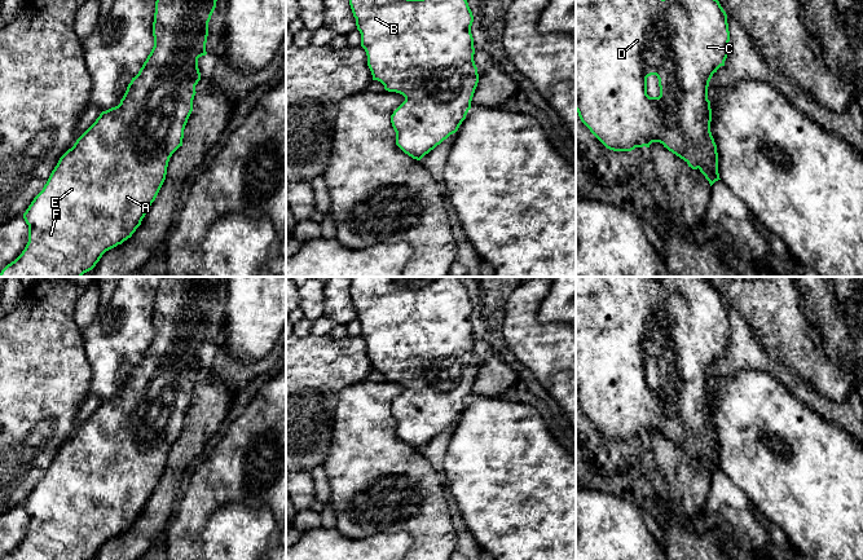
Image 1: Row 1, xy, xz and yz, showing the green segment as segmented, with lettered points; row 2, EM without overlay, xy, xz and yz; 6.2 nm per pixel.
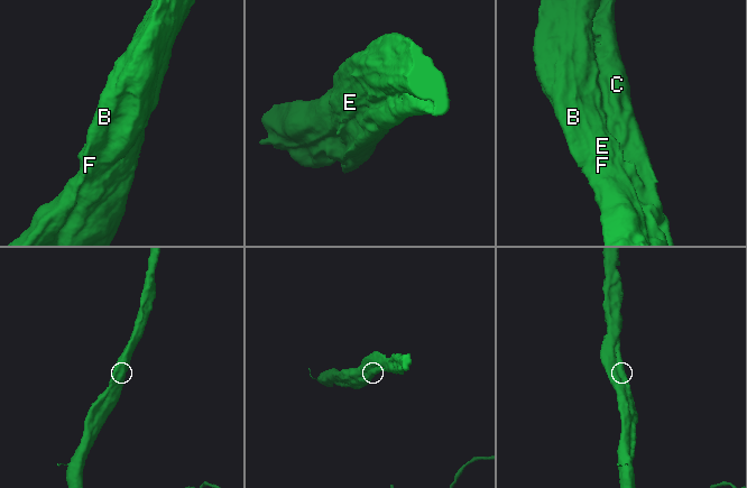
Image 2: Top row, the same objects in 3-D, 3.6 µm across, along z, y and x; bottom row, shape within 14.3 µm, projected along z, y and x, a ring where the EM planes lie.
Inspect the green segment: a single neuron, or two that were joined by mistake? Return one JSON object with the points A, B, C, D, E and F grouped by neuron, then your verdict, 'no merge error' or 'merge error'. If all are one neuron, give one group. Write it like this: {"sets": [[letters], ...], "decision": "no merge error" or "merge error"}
{"sets": [["A", "B", "C", "D", "E", "F"]], "decision": "no merge error"}

